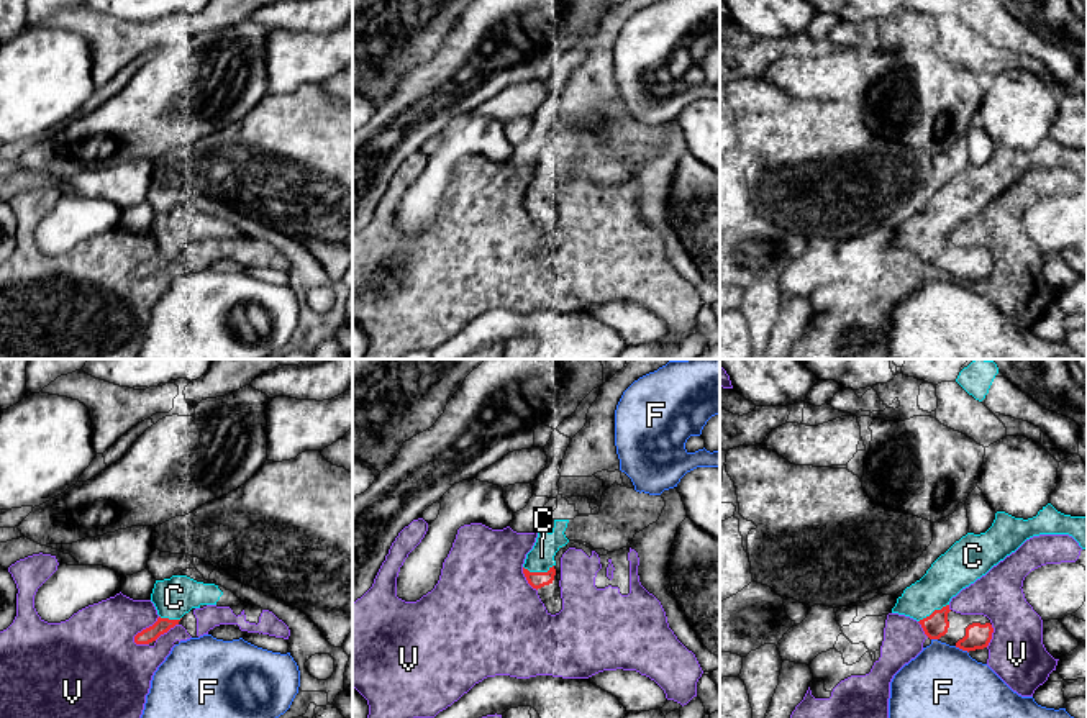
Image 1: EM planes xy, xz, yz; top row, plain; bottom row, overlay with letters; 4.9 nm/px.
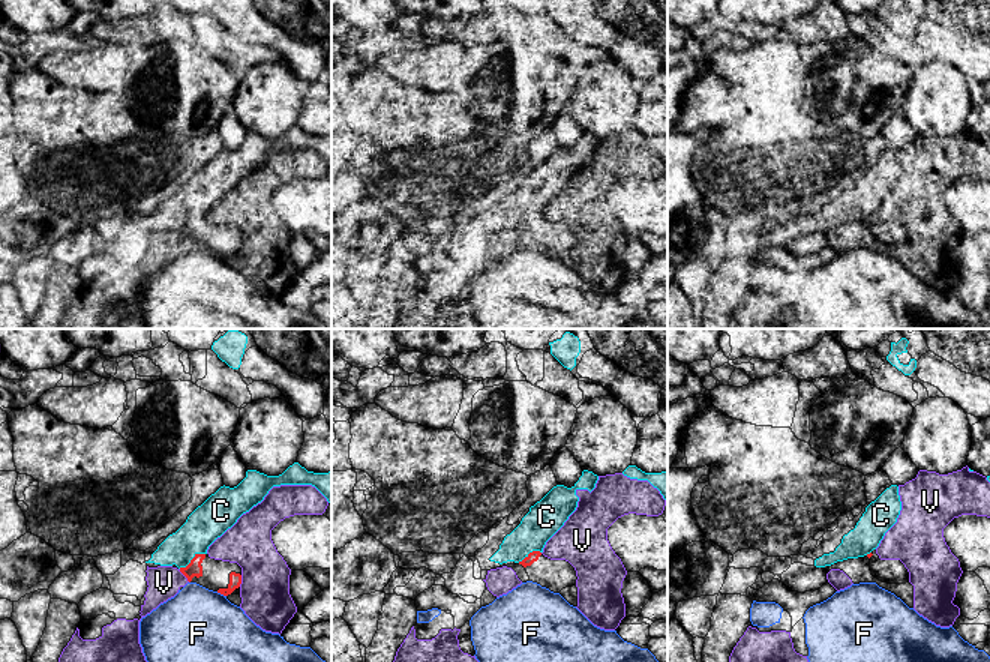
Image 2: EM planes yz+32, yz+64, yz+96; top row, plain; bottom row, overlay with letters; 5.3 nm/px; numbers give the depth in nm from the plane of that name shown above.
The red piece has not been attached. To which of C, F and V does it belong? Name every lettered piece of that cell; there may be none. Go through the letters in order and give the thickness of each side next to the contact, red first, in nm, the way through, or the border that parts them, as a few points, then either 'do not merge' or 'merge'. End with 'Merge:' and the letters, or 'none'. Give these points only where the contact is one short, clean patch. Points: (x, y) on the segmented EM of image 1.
C: 80 nm thick on the red side, 120 nm on the other; merge
F: 130 nm thick on the red side, 360 nm on the other; border along yz (955, 646), (968, 653); do not merge
V: 80 nm thick on the red side, 380 nm on the other; do not merge
Merge: C

